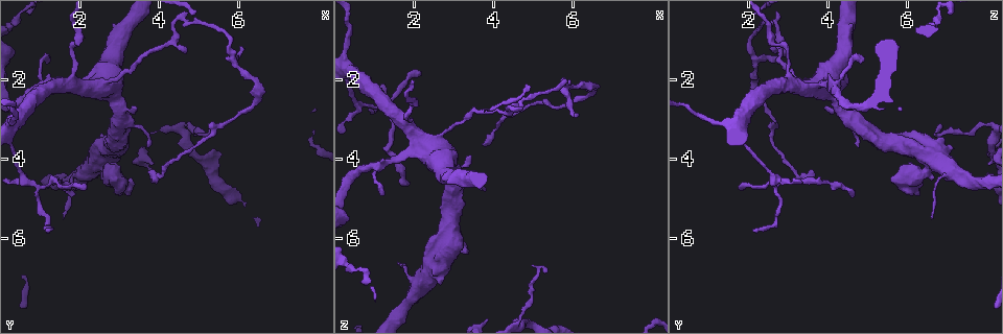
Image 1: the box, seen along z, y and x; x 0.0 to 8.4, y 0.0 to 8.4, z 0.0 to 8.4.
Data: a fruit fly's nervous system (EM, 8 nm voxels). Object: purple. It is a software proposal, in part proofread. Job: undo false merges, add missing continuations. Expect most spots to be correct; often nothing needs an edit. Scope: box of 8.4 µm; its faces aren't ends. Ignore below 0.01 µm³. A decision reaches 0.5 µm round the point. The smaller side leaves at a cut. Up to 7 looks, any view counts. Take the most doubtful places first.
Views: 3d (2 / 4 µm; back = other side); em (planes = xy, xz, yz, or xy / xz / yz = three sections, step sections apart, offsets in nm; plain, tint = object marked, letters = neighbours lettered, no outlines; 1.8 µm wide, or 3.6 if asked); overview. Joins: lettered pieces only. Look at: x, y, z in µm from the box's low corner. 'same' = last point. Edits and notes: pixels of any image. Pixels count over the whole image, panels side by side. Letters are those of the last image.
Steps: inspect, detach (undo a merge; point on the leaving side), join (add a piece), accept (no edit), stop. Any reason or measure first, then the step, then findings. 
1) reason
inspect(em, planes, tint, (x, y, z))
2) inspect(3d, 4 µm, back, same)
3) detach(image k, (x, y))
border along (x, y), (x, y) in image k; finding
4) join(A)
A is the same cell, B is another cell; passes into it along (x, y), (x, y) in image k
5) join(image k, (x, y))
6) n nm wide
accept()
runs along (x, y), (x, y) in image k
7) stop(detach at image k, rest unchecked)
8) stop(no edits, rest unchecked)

side arm on a straight run
inspect(3d, 4 µm, back, (2.70, 3.90, 6.50))

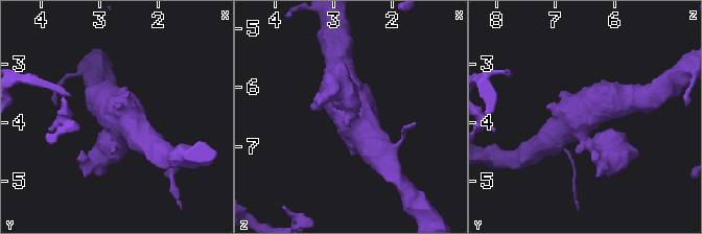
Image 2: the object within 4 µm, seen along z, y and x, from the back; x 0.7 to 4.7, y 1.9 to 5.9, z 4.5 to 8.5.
3 arms; arms of 420, 460, 500 nm; now the EM
inspect(em, 3.6 µm, yz, step 4, tint, (2.70, 3.85, 6.50))

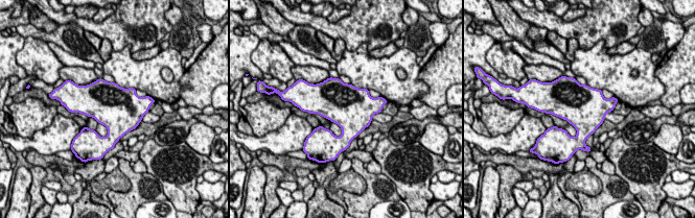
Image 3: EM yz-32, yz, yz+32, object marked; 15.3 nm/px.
inspect(em, 3.6 µm, planes, letters, same)

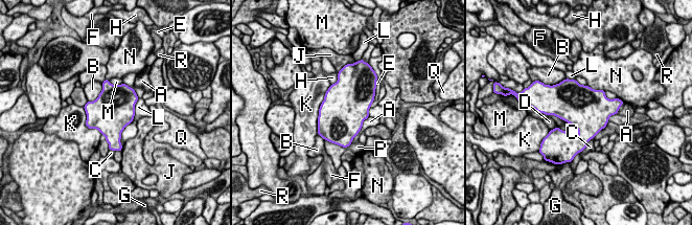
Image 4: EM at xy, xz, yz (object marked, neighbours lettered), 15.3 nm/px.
650 nm wide
accept()
A, B, C, D, E, F, G, H, J, K, L, M, N, P, Q and R are other cells; border along (548, 114), (553, 114), (563, 120) in image 4; one cell here

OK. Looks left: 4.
a fork
inspect(3d, 2 µm, (0.85, 4.65, 2.55))

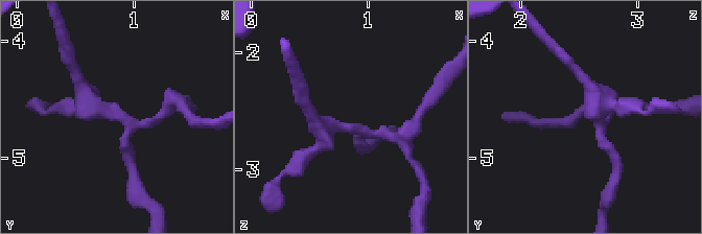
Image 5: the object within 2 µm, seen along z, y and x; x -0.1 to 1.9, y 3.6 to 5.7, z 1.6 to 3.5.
inspect(em, planes, plain, (0.82, 4.64, 2.60))

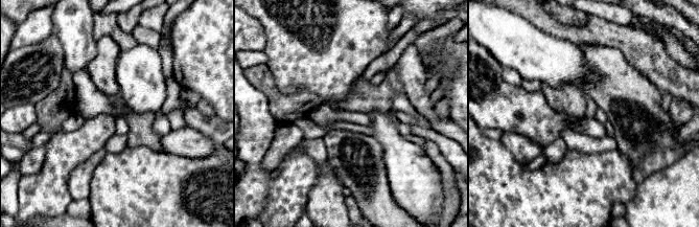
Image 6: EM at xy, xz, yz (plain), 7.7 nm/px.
inspect(em, planes, letters, same)

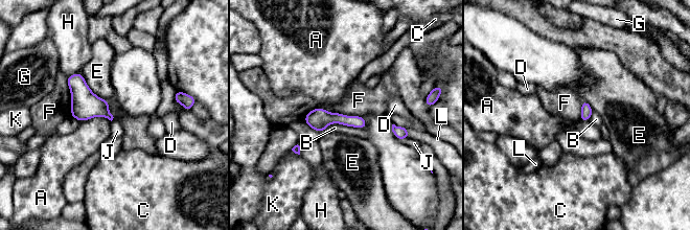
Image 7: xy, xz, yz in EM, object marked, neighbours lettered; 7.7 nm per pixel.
accept()
A, B, C, D, E, F, G, H, J, K and L are other cells; continuous, no second cell

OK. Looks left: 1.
tapers out
inspect(em, planes, letters, (3.80, 4.35, 3.65))

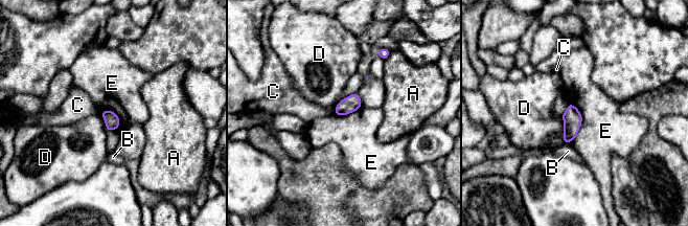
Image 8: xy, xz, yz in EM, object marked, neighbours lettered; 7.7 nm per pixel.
accept()
A, B, C, D and E are other cells; border along (99, 113), (112, 110), (119, 127) in image 8; none of them fits

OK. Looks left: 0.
stop(no edits, rest unchecked)

